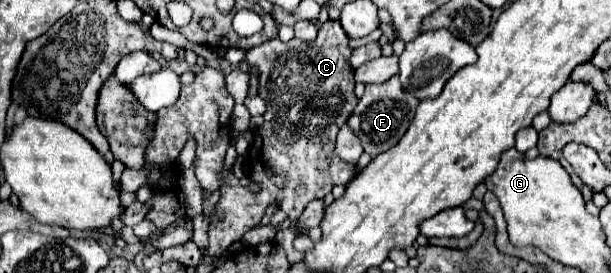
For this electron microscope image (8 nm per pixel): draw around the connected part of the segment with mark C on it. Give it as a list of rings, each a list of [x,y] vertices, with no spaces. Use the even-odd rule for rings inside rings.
[[[325,21],[319,29],[319,35],[311,43],[303,43],[299,39],[291,39],[289,43],[281,43],[279,39],[265,41],[253,49],[249,49],[245,61],[249,65],[259,67],[259,95],[263,99],[271,99],[267,103],[267,111],[263,115],[265,123],[255,133],[255,145],[261,147],[253,151],[251,161],[251,179],[253,185],[259,187],[259,191],[251,191],[243,185],[223,185],[221,187],[221,199],[215,205],[215,217],[209,223],[209,245],[205,249],[205,255],[223,255],[233,241],[239,241],[249,229],[253,229],[265,211],[271,205],[277,205],[283,209],[293,221],[301,215],[303,207],[313,199],[323,199],[335,185],[347,185],[353,175],[357,173],[357,167],[349,167],[345,161],[339,161],[333,153],[335,149],[335,137],[337,131],[347,123],[349,115],[353,113],[357,105],[355,97],[355,71],[351,69],[347,57],[351,57],[349,39],[341,27],[339,21]],[[327,163],[327,169],[321,169],[319,165]]]

